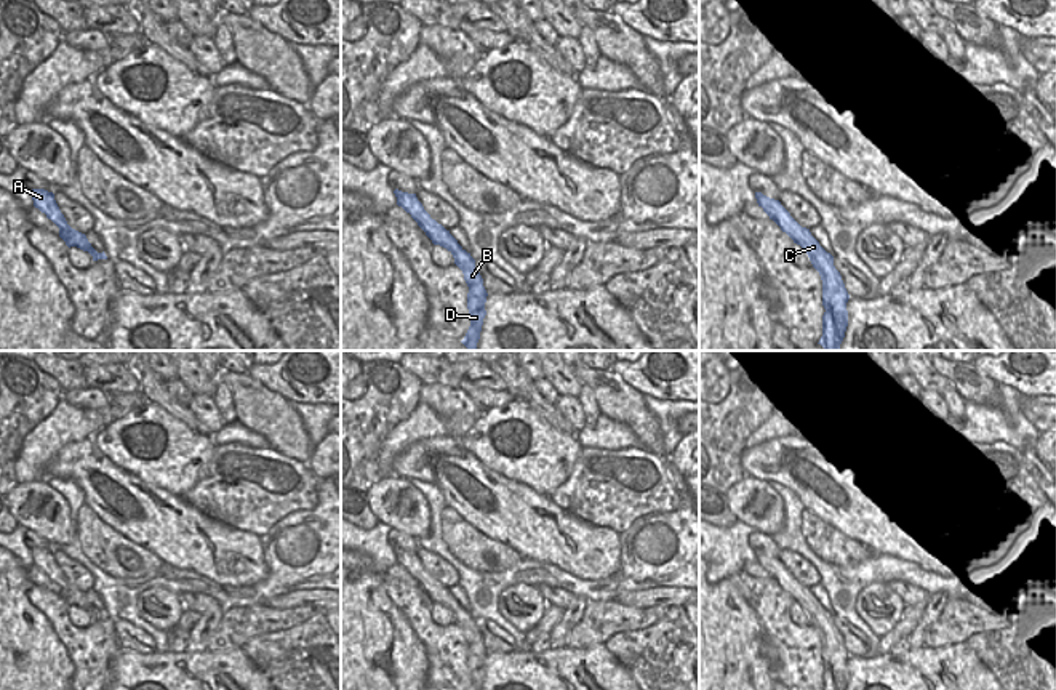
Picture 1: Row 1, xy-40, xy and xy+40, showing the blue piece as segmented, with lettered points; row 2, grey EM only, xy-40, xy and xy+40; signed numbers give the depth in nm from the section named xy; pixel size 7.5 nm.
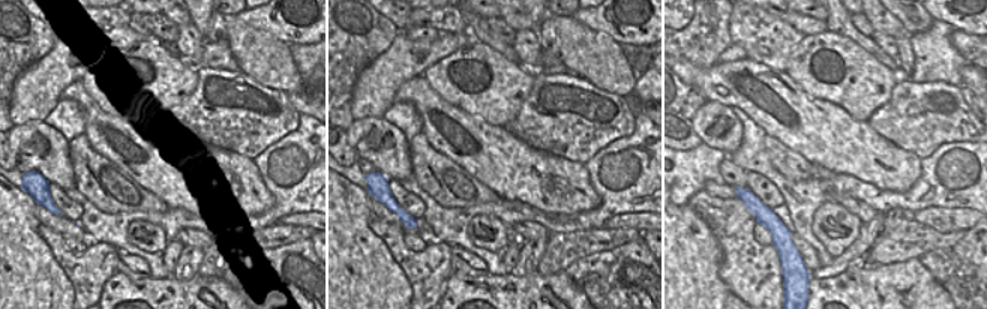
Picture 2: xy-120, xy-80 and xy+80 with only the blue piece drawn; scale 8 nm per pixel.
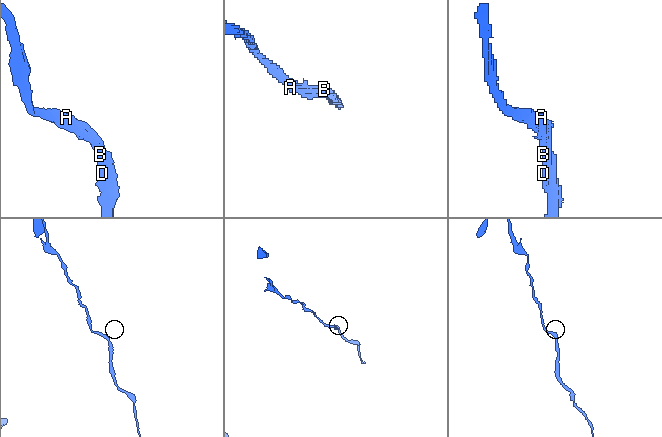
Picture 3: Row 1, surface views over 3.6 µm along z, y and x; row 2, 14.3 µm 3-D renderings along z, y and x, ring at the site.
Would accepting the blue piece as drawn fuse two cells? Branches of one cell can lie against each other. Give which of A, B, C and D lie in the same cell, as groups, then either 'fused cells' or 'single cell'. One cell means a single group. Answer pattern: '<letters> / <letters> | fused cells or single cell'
A B C D | single cell

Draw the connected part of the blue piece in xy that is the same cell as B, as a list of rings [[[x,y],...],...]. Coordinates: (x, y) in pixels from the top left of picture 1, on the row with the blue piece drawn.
[[[395,189],[394,194],[397,197],[397,205],[411,215],[434,245],[446,248],[453,255],[454,264],[462,271],[464,280],[469,287],[467,309],[470,315],[470,327],[461,343],[469,351],[477,351],[483,319],[486,315],[485,303],[488,293],[483,287],[483,279],[475,267],[475,259],[458,243],[450,231],[430,218],[422,203],[418,200],[416,194],[402,192],[398,189]]]

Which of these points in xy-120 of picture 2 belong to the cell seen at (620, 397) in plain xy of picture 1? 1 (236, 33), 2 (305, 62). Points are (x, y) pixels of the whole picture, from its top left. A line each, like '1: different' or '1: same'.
1: same
2: different

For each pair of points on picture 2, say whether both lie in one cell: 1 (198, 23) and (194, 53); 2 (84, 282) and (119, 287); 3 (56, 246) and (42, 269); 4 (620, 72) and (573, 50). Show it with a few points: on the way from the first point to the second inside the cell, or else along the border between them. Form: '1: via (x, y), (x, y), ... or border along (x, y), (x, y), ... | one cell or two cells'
1: border along (191, 23), (203, 38) | two cells
2: border along (116, 270), (101, 293) | two cells
3: border along (39, 224), (39, 236), (72, 282) | two cells
4: via (608, 68), (593, 54), (585, 53) | one cell

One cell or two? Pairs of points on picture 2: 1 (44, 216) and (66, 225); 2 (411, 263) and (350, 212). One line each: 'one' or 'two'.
1: one
2: two

